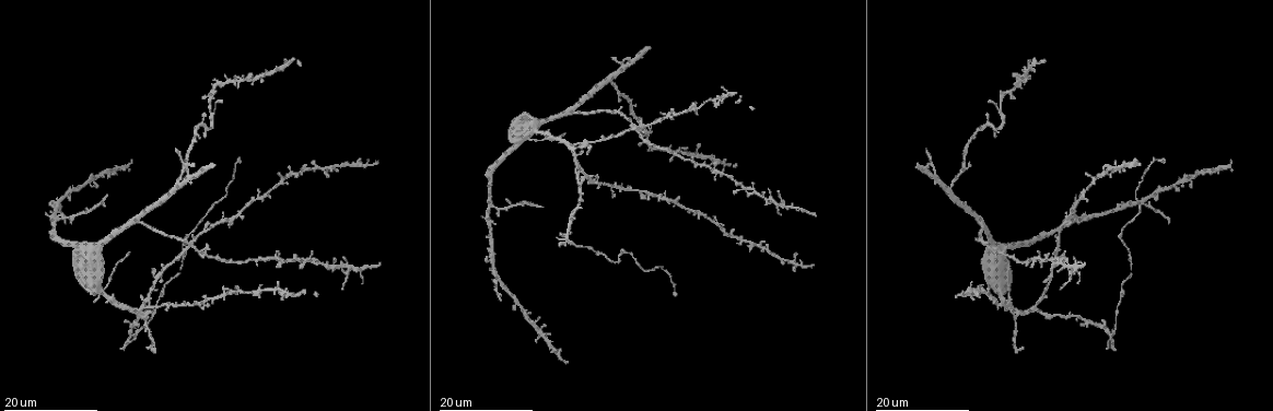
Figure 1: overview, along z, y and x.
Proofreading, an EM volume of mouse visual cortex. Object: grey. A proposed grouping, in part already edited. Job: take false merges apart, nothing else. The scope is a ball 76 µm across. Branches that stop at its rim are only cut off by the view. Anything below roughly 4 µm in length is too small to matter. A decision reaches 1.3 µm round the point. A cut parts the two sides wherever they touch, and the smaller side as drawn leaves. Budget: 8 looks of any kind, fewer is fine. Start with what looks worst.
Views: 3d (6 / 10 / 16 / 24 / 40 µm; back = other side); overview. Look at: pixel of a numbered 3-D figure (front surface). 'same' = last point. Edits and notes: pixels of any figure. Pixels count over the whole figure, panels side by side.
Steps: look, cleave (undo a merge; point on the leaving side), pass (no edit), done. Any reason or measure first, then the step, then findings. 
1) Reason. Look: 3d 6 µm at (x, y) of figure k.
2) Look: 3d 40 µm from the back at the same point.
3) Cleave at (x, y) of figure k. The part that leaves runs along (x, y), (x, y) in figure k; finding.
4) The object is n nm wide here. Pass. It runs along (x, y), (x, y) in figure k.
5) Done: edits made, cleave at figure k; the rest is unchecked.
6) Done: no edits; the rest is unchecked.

A fork. Look: 3d 24 µm at (348, 269) of figure 1.

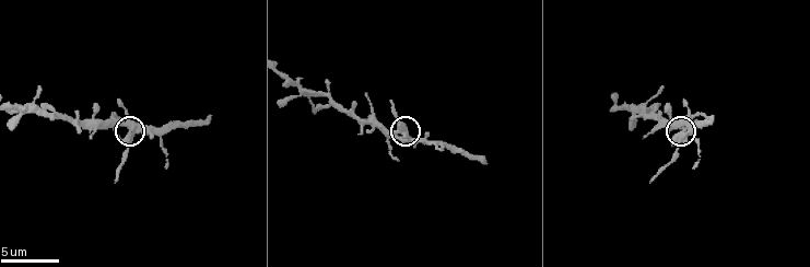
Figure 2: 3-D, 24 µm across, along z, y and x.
Look: 3d 10 µm at (681, 134) of figure 2.

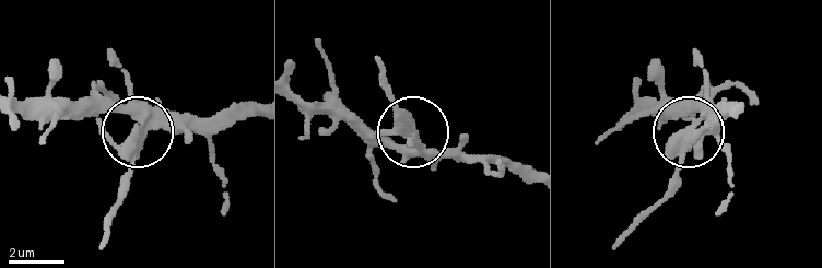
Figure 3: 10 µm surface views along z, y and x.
3 arms meet here. Pass. It runs along (296, 97), (345, 114), (374, 137), (417, 132), (402, 114) in figure 3; one neuron here.

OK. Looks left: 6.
Look: 3d 16 µm at (188, 176) of figure 1.

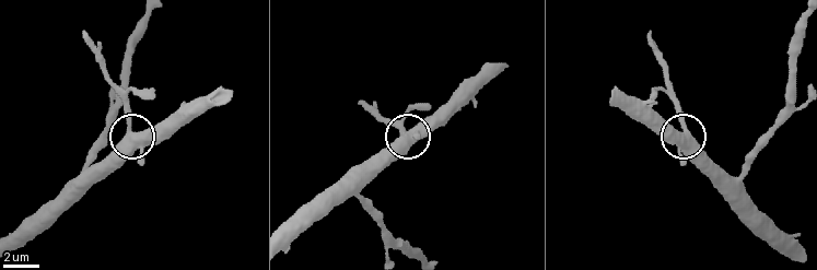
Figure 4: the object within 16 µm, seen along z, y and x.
Zoom in. Look: 3d 6 µm at (129, 125) of figure 4.

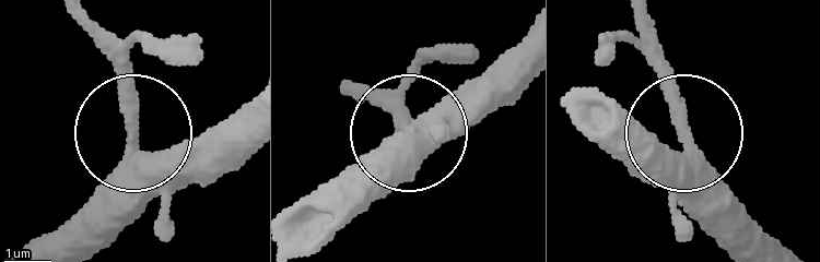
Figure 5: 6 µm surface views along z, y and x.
The object is 430 nm wide here. Pass. It runs along (46, 242), (125, 149), (129, 35) in figure 5; continuous, no second neuron.

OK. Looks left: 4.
Look: 3d 16 µm at (1002, 116) of figure 1.

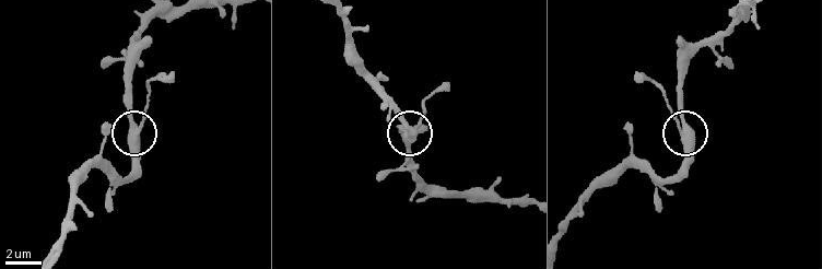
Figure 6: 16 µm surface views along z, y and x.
Closer look. Look: 3d 10 µm at (139, 129) of figure 6.

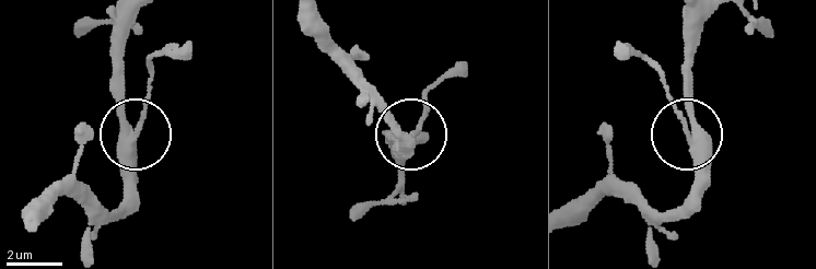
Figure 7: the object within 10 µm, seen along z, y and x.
The side arm is 5 µm long. Pass. It runs along (570, 225), (692, 184), (643, 59) in figure 7; one neuron here.

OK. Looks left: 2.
Four or more arms meet. Look: 3d 16 µm at (137, 311) of figure 1.

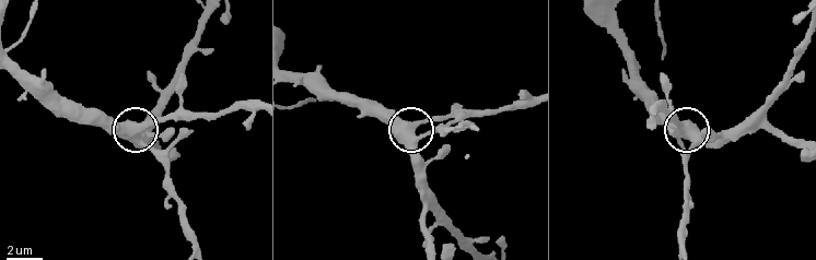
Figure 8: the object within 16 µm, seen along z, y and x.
Look: 3d 10 µm at (685, 132) of figure 8.

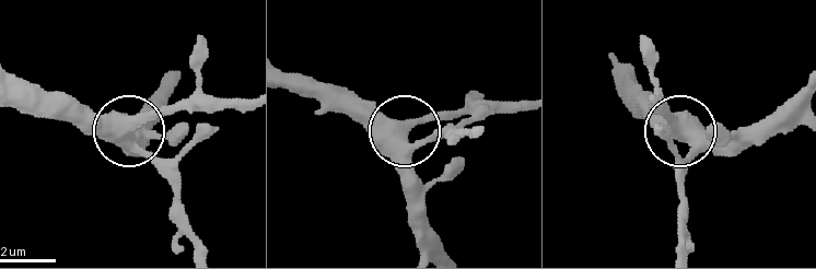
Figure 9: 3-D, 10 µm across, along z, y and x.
4 arms meet here. Pass. All the same neuron.

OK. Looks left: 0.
Done: no edits; the rest is unchecked.

